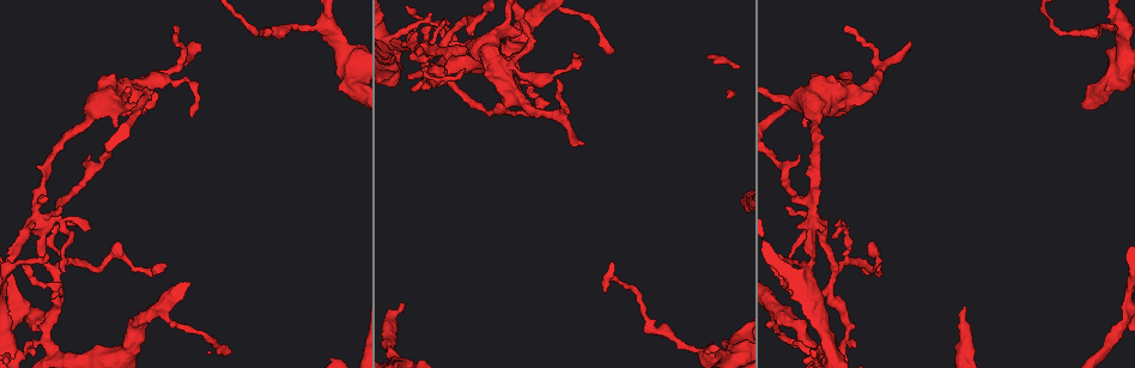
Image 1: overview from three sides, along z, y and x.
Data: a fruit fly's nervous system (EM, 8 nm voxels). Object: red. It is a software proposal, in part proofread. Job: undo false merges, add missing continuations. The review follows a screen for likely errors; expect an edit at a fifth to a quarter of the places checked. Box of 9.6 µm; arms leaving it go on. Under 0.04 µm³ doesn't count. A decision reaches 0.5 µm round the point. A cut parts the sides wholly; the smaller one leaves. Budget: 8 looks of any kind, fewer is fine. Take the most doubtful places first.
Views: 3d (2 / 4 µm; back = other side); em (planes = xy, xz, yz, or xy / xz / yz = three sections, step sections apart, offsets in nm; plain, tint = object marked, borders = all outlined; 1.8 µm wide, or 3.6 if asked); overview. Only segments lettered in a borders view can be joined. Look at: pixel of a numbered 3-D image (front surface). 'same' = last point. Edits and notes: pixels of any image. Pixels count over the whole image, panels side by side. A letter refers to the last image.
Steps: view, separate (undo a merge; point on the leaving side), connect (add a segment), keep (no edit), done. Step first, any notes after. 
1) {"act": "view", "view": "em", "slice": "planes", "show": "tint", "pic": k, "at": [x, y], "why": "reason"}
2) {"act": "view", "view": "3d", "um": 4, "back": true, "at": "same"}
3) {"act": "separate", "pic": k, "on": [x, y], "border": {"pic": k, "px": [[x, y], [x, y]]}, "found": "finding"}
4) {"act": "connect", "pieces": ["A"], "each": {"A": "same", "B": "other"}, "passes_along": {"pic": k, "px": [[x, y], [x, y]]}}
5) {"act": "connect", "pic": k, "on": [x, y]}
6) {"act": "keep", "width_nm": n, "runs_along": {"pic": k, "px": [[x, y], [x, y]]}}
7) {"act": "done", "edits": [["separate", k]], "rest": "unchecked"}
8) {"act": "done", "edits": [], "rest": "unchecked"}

{"act": "view", "view": "3d", "um": 4, "pic": 1, "at": [36, 219], "why": "four-way junction"}

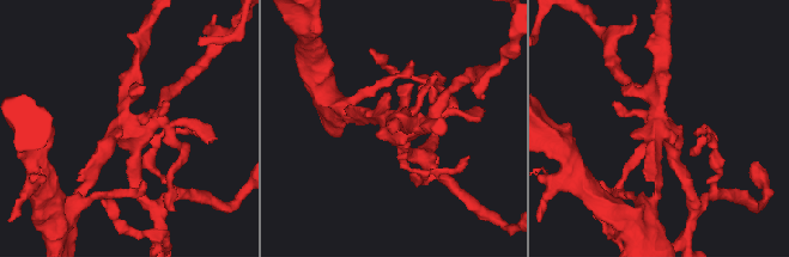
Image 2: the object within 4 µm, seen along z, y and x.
{"act": "view", "view": "em", "um": 3.6, "slice": "planes", "show": "borders", "pic": 2, "at": [391, 118]}

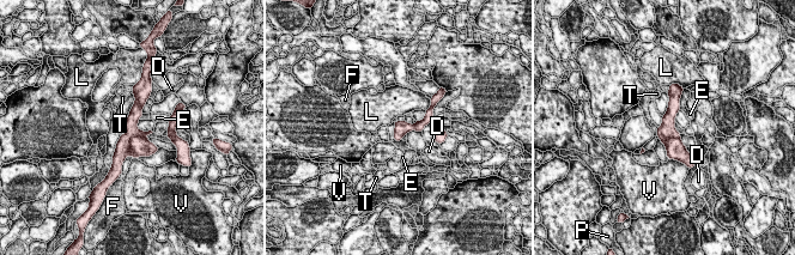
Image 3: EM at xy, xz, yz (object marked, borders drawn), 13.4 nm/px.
{"act": "separate", "pic": 3, "on": [122, 146], "each": {"D": "other", "E": "other", "F": "other", "L": "other", "P": "other", "T": "other", "V": "other"}, "found": "a second neuron is stuck on"}

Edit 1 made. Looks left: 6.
{"act": "view", "view": "3d", "um": 4, "pic": 1, "at": [153, 266], "why": "thin end"}

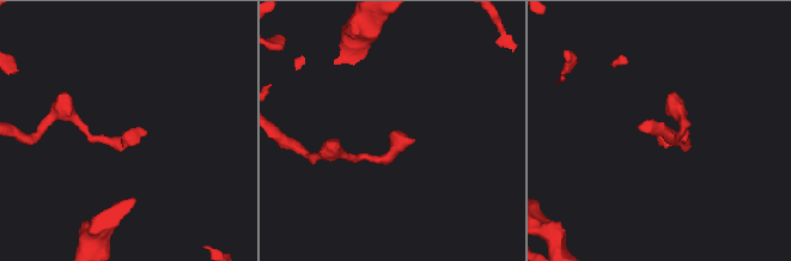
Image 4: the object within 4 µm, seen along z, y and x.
{"act": "view", "view": "em", "slice": "planes", "show": "borders", "pic": 4, "at": [126, 133], "why": "need the tissue"}

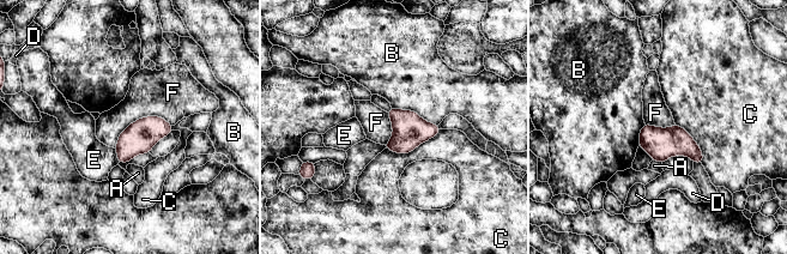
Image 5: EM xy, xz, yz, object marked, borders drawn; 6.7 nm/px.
{"act": "keep", "each": {"A": "other", "B": "other", "C": "other", "D": "other", "E": "other", "F": "other"}, "border": {"pic": 5, "px": [[173, 125], [141, 116], [114, 147]]}, "found": "none of them fits"}

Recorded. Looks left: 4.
{"act": "done", "edits": [["separate", 3]], "rest": "unchecked"}

